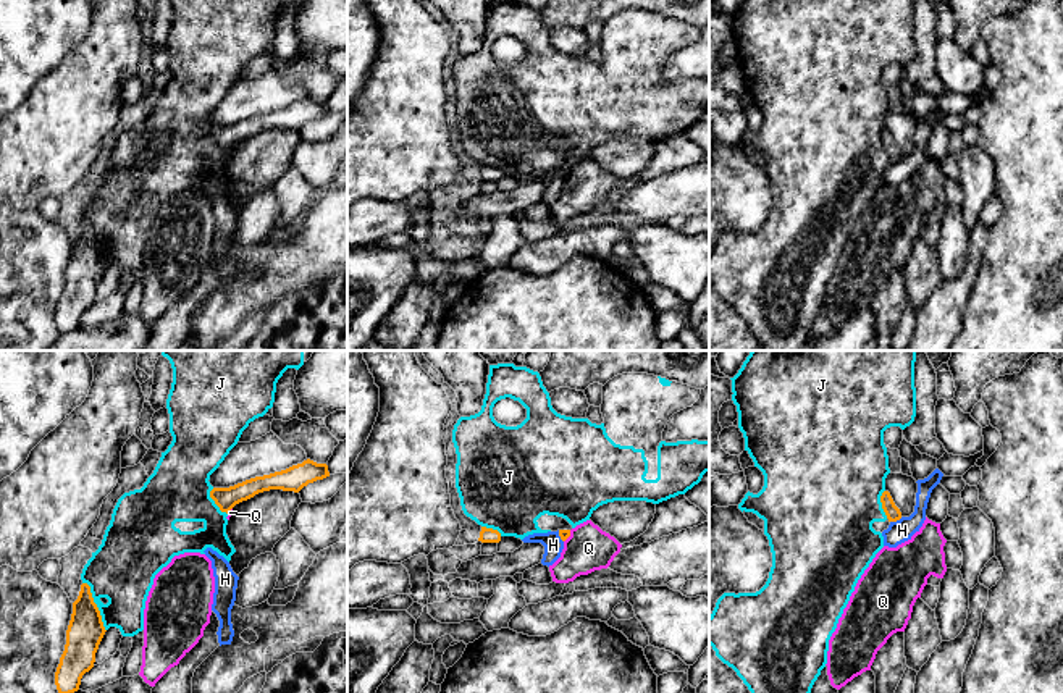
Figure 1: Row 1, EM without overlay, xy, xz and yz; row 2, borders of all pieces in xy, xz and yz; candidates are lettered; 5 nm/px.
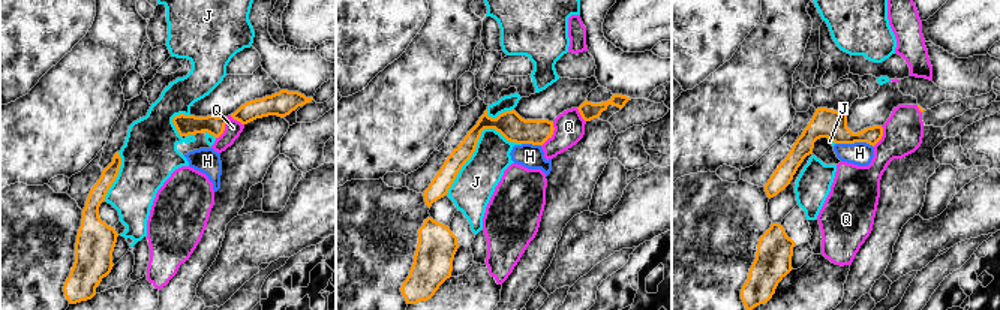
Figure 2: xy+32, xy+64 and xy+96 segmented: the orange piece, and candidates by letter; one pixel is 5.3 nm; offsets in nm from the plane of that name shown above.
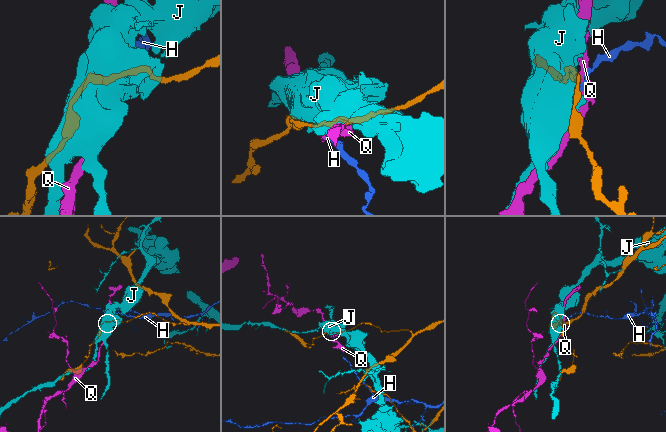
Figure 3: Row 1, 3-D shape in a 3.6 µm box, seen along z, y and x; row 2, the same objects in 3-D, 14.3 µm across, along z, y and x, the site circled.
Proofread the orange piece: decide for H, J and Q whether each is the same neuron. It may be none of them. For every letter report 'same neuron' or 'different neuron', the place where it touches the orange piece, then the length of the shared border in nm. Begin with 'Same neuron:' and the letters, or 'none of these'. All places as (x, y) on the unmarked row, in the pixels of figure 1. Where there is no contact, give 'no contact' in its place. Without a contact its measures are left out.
Same neuron: none of these
H: different neuron | yz (895, 159) | 70 nm
J: different neuron | xy (96, 244) | 280 nm
Q: different neuron | xz (569, 173) | 70 nm

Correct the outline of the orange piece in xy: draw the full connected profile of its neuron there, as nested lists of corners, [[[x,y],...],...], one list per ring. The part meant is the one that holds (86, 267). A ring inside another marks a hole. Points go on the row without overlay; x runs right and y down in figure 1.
[[[82,221],[79,234],[73,241],[65,289],[55,310],[55,323],[60,334],[79,328],[82,313],[94,305],[95,291],[105,270],[90,225]]]

